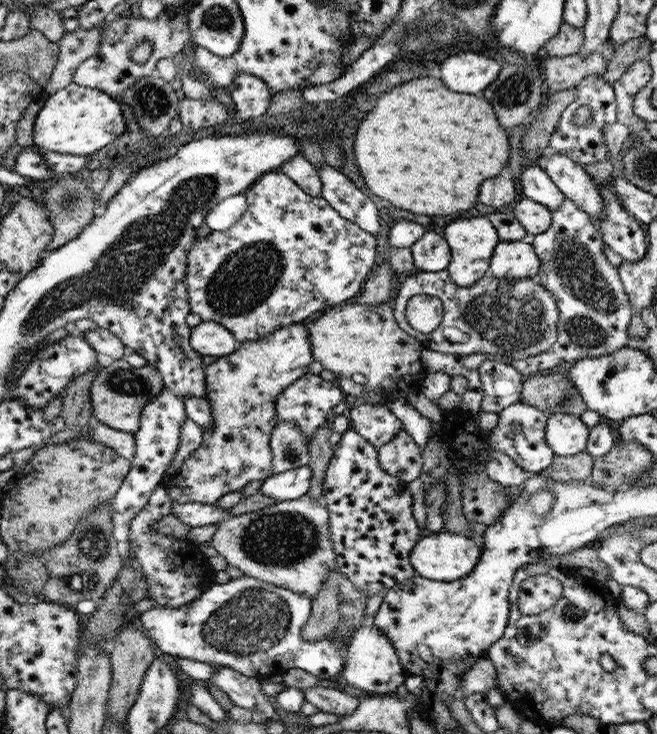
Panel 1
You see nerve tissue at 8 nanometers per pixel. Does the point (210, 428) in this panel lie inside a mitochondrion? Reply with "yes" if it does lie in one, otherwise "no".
no

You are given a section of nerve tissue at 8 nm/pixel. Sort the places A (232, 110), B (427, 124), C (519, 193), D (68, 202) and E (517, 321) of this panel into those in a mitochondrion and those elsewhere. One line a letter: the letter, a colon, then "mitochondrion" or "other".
A: other
B: other
C: other
D: mitochondrion
E: mitochondrion

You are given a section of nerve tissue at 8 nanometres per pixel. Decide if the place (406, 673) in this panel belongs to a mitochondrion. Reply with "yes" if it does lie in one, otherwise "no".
no

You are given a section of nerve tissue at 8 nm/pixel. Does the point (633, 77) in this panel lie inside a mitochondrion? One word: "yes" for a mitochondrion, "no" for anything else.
no

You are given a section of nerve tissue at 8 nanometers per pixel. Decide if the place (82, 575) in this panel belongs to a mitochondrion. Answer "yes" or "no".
yes

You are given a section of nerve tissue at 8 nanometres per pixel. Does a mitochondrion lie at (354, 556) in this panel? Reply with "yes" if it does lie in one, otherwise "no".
no

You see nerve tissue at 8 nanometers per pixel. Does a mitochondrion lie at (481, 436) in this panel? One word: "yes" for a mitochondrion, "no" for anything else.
no

